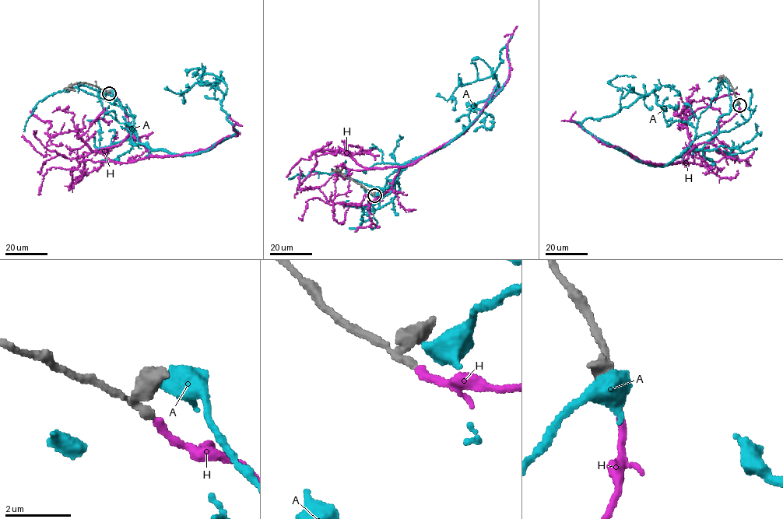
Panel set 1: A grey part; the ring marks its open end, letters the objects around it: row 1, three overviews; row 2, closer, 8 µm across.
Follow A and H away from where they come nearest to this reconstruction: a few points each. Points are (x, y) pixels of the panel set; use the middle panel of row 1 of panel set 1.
A: (374, 194), (470, 125), (507, 78), (506, 46), (494, 73), (499, 87), (472, 106), (486, 115), (473, 131)
H: (374, 195), (385, 194), (414, 161), (373, 169), (342, 150), (316, 151), (317, 163), (295, 198)

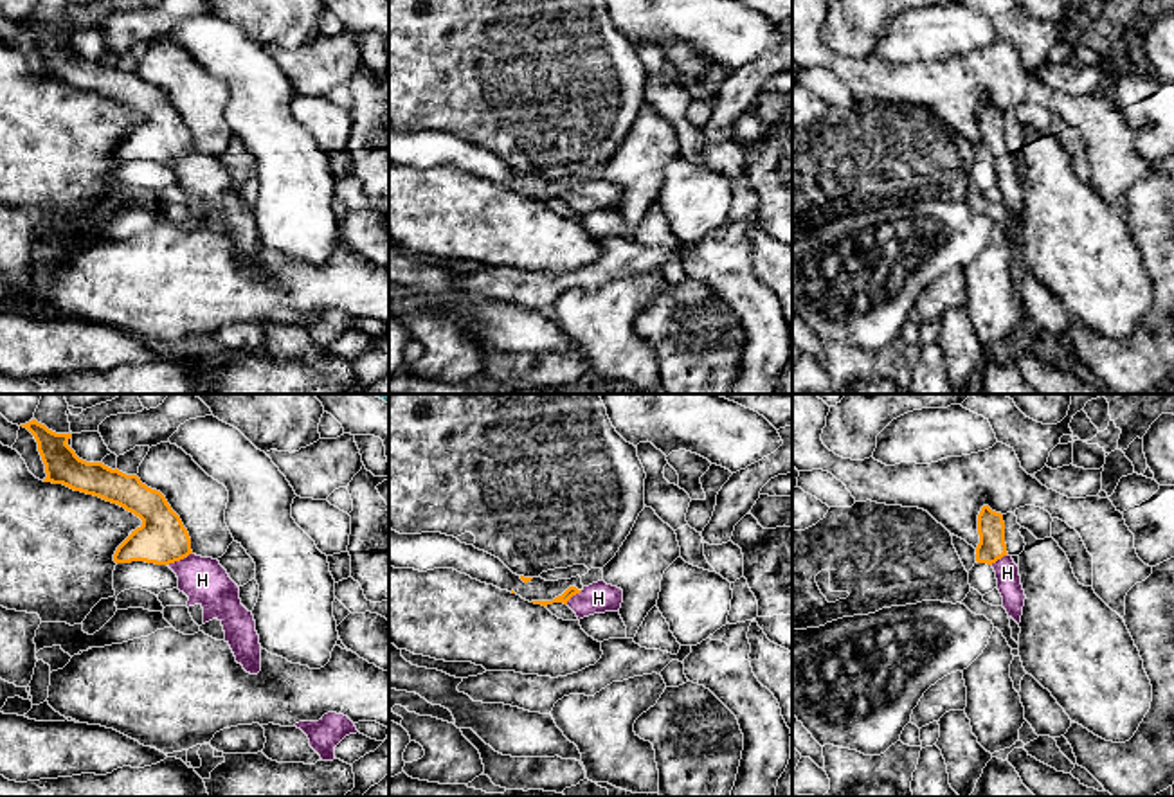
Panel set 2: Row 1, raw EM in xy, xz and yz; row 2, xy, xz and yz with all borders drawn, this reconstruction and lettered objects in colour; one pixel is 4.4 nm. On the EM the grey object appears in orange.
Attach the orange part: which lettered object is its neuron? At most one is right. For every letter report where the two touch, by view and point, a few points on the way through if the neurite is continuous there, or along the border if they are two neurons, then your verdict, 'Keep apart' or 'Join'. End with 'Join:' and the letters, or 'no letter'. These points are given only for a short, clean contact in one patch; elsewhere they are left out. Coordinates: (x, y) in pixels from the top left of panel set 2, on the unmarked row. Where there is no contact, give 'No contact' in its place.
A: No contact. Keep apart
H: Touches orange at xy (179, 157). Path across: xy (162, 135), (179, 157), (202, 177). Join
Join: H

